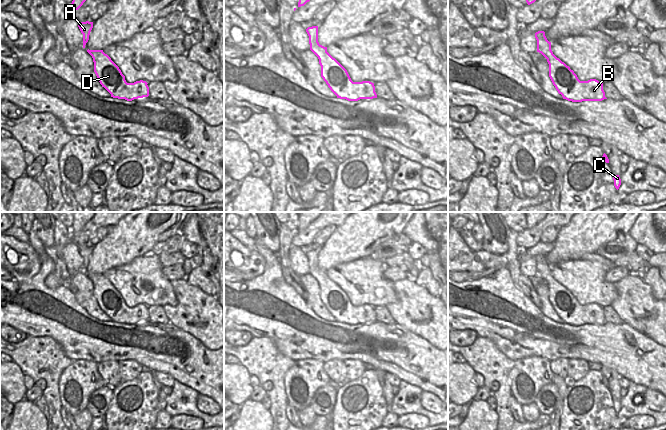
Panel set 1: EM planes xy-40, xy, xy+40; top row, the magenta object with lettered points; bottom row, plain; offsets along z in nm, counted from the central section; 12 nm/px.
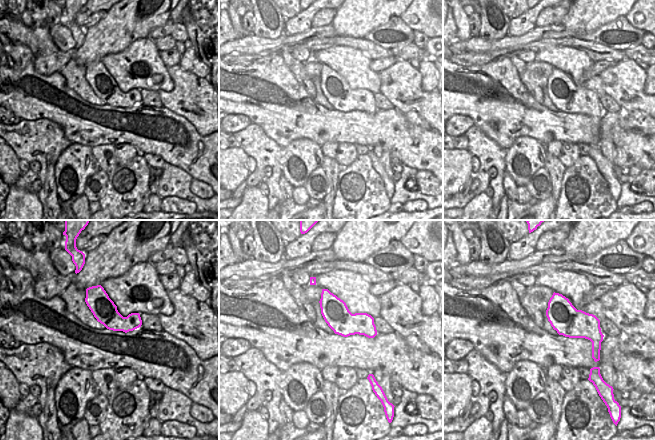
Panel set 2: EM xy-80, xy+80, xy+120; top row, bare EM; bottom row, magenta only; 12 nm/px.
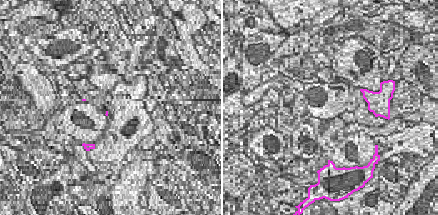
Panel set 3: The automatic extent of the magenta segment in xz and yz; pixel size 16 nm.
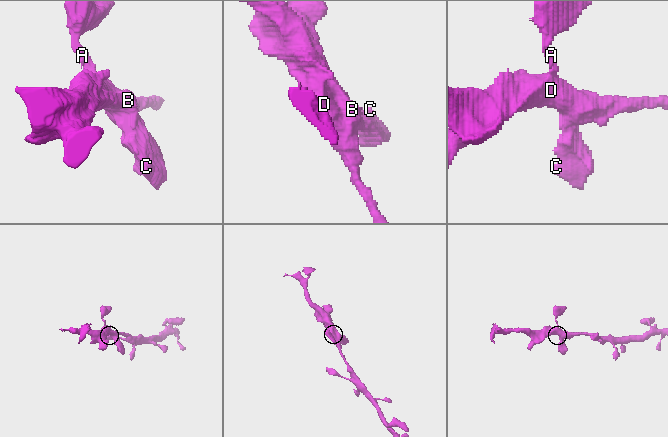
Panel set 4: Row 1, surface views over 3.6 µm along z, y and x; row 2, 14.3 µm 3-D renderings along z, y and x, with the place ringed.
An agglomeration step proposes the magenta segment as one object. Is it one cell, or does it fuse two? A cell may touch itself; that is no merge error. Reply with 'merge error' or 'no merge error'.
no merge error

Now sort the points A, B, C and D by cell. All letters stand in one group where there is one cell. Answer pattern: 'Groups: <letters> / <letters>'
Groups: A B C D

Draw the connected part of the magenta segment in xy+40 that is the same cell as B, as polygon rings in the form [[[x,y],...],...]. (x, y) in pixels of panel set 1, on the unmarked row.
[[[544,255],[535,257],[537,276],[541,277],[549,288],[549,301],[563,323],[572,326],[602,325],[607,323],[603,307],[596,303],[580,305],[573,294],[557,282],[551,274],[551,266]]]

